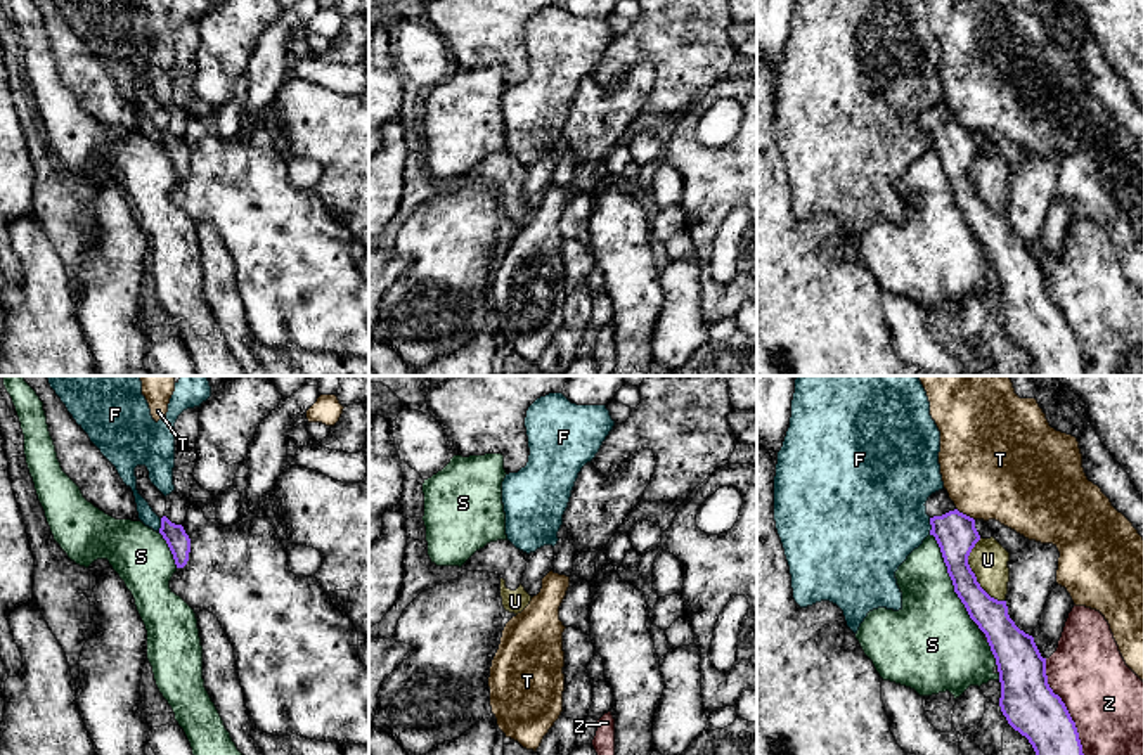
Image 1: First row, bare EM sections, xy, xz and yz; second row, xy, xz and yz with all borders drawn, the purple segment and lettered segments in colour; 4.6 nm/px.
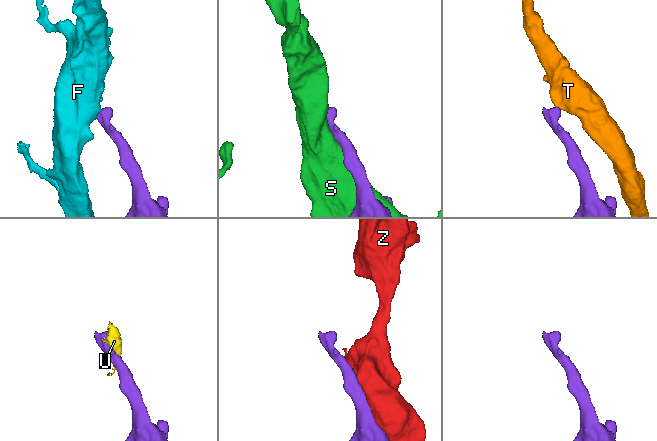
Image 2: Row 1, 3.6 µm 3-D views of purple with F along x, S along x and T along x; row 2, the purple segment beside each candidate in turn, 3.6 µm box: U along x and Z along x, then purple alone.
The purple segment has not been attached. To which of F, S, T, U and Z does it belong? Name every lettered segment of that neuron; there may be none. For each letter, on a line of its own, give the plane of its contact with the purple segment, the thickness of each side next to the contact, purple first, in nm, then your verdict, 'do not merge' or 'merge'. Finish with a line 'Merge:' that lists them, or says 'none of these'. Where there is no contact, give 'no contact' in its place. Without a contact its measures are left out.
F: yz | 190/440 nm | do not merge
S: yz | 190/360 nm | do not merge
T: yz | 190/460 nm | do not merge
U: yz | 190/180 nm | do not merge
Z: yz | 260/360 nm | do not merge
Merge: none of these

